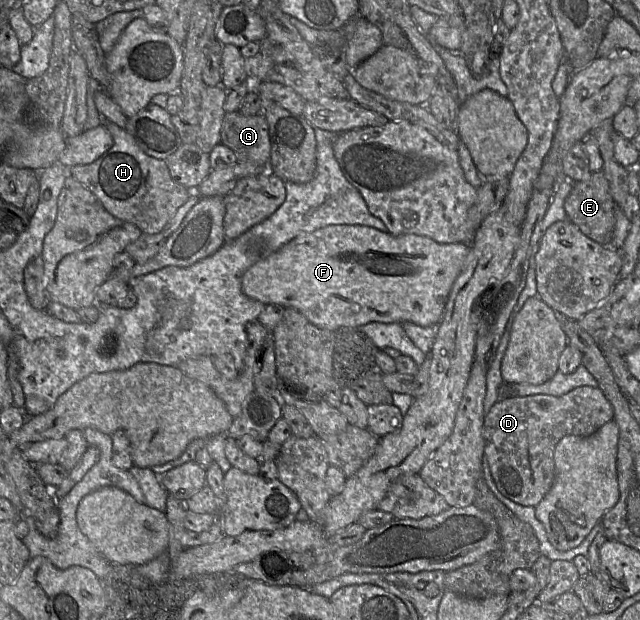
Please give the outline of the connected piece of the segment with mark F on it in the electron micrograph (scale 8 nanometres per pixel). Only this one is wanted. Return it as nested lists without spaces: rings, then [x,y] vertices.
[[[329,225],[311,233],[303,233],[297,236],[268,258],[249,267],[241,277],[241,287],[243,293],[251,299],[259,301],[264,305],[272,304],[282,308],[294,308],[313,325],[330,331],[335,331],[340,327],[359,328],[370,322],[400,324],[412,322],[421,327],[437,326],[442,319],[450,291],[463,269],[469,250],[470,245],[465,243],[443,244],[416,234],[390,235],[389,233],[362,225]]]

